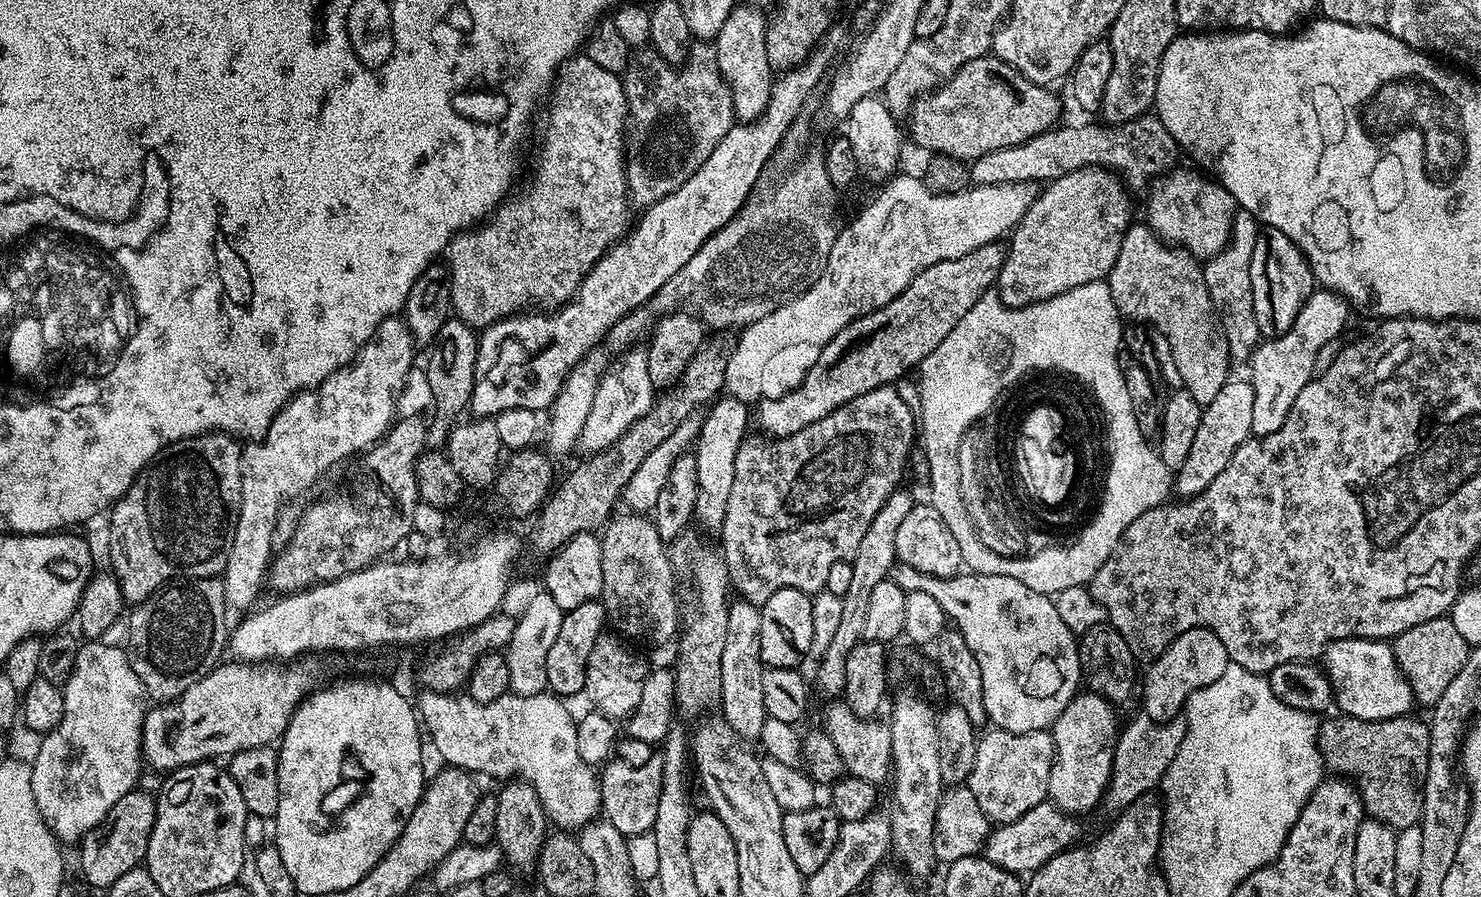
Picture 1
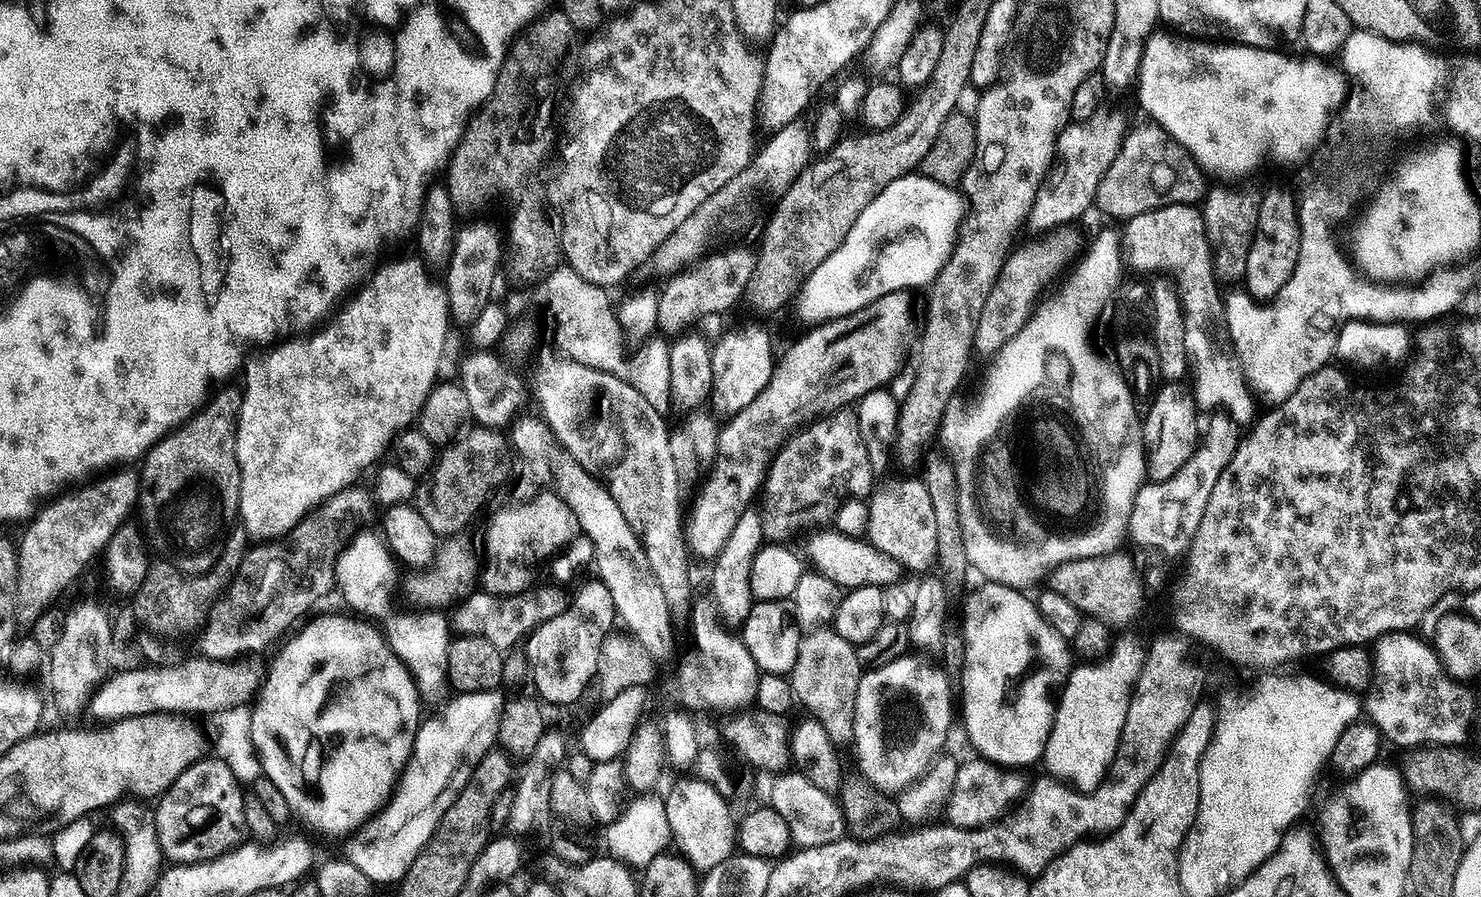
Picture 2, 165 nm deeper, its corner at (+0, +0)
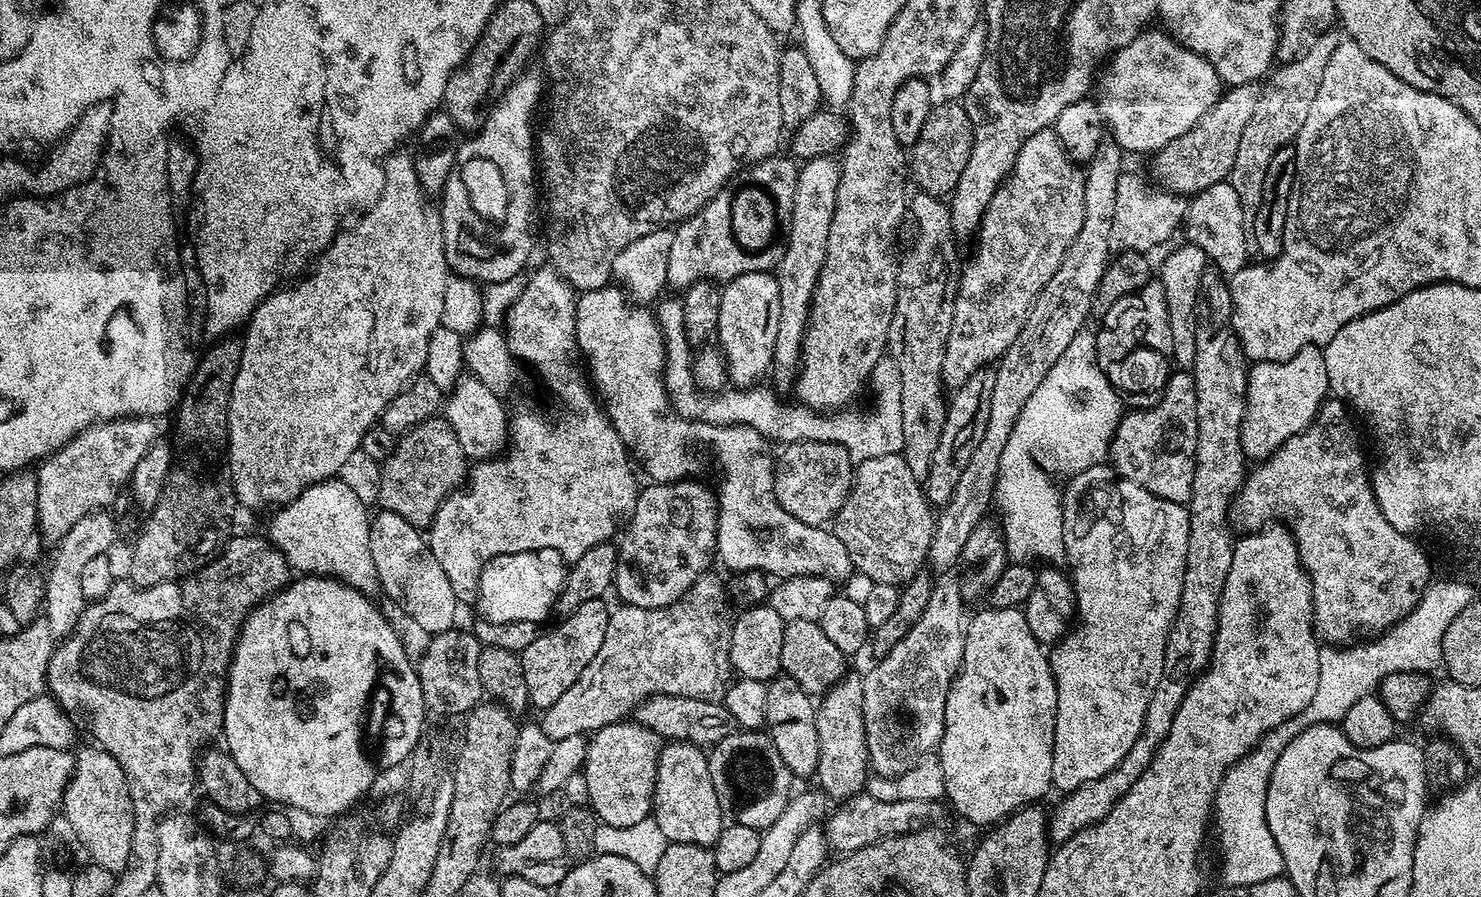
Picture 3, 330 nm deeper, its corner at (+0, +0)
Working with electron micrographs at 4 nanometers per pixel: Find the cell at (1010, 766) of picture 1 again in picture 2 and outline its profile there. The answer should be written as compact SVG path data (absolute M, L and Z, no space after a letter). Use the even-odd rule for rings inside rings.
M983 758L975 759L965 759L958 770L958 778L954 778L954 790L948 799L946 820L955 828L980 828L983 824L996 823L1024 799L1030 788L1029 781L1024 781L1023 771L994 764Z

